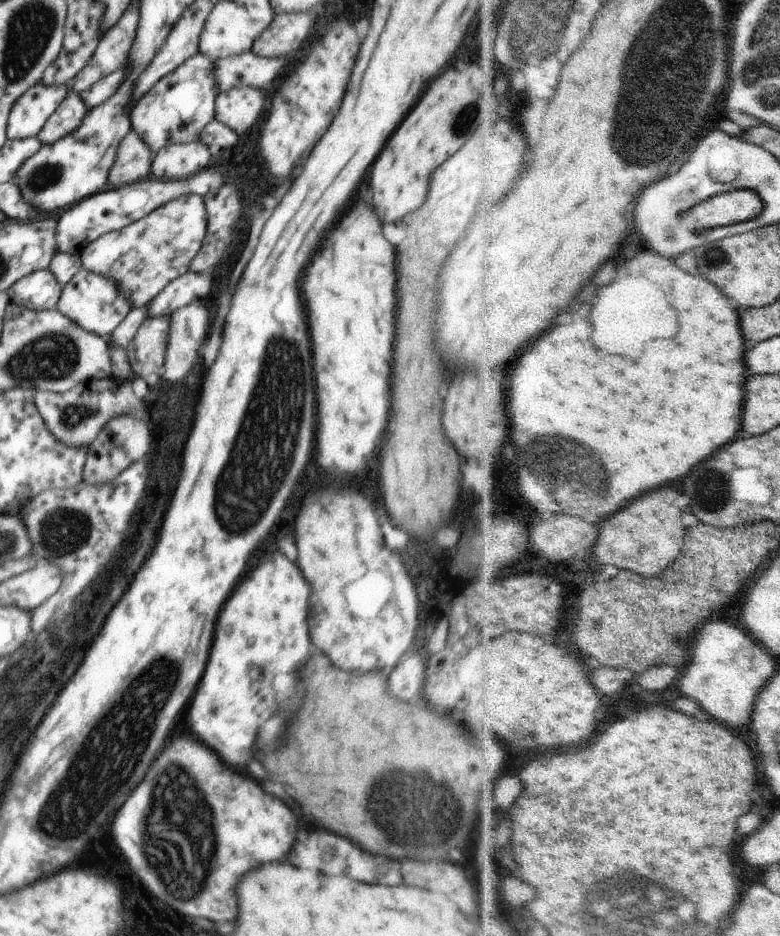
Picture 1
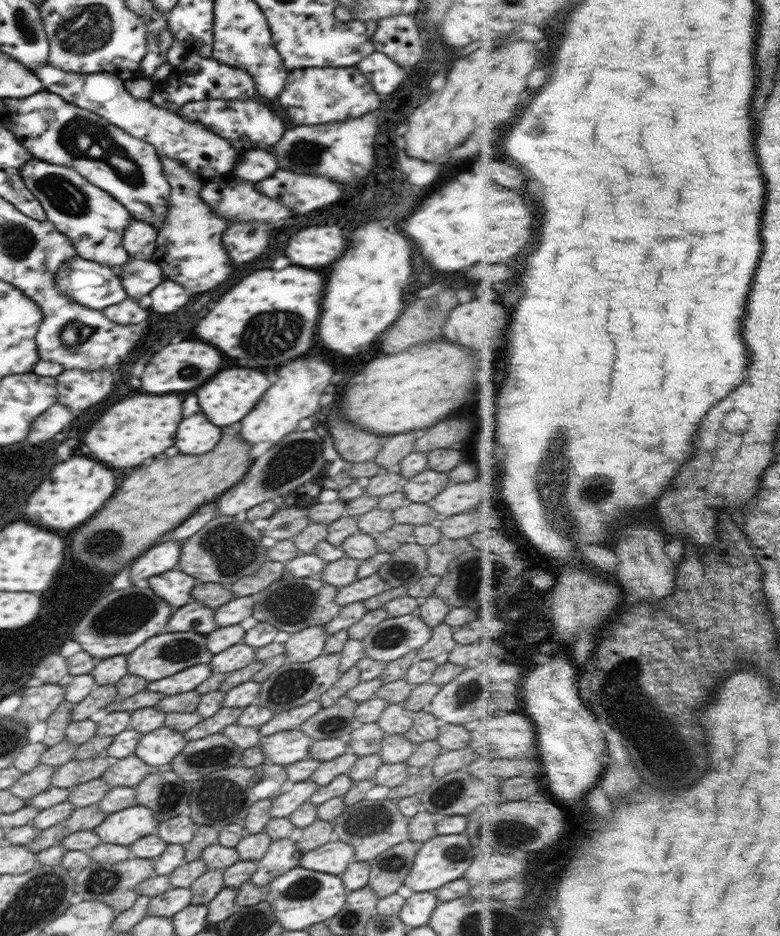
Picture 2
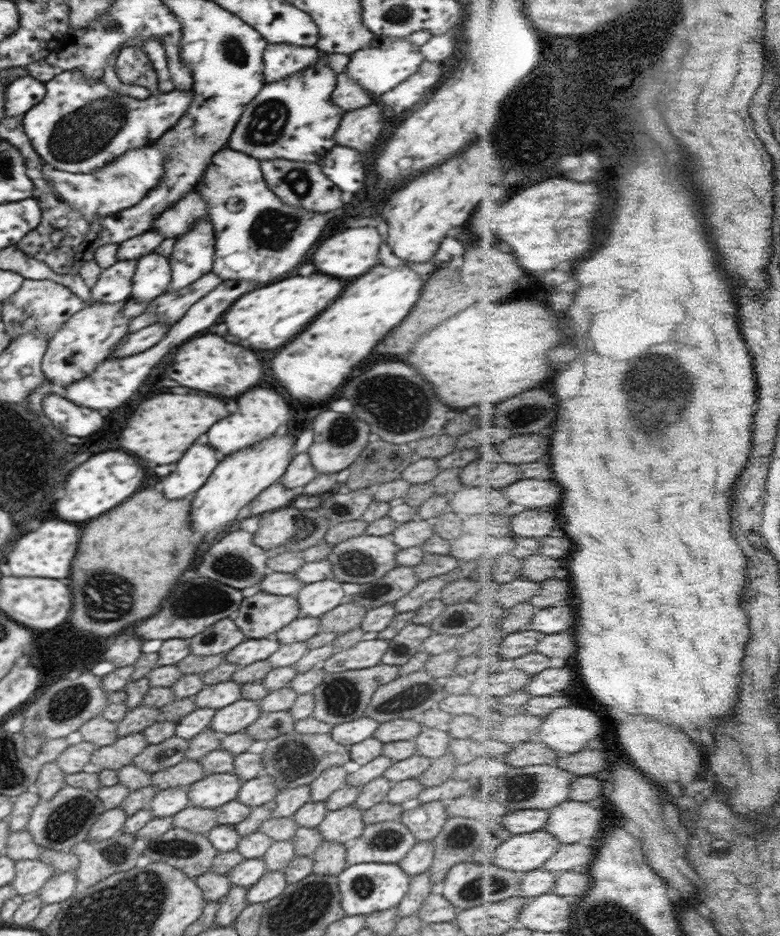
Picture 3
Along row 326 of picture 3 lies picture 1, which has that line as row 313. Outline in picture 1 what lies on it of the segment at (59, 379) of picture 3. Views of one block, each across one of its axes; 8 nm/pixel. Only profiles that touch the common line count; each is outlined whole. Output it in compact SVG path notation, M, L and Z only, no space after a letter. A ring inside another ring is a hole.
M81 268L61 288L56 308L86 332L108 338L109 334L124 320L131 306L115 287L115 281Z

